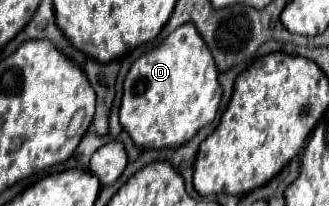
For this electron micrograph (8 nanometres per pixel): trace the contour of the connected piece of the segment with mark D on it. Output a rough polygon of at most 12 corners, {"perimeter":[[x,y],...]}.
{"perimeter":[[193,24],[133,62],[119,122],[177,148],[223,94]]}

